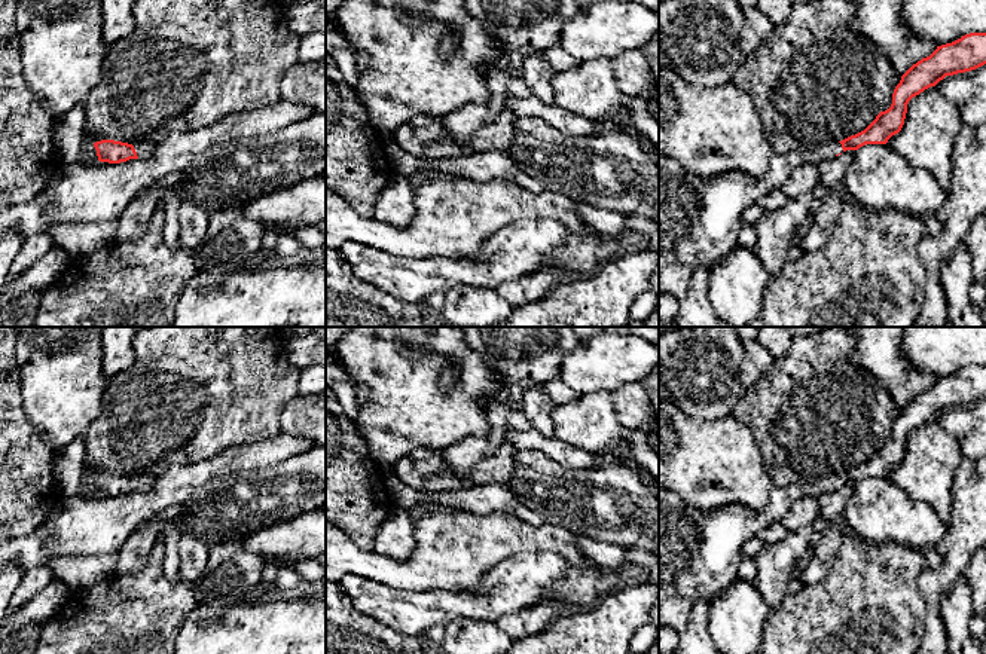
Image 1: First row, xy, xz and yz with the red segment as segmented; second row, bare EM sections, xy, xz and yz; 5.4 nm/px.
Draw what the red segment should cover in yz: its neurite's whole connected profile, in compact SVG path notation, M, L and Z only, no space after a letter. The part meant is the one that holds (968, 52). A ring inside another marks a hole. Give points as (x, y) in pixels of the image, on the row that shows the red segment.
M970 33L937 46L901 76L891 107L864 131L813 150L773 153L763 177L736 171L700 177L659 153L659 294L684 297L697 266L711 269L738 245L744 211L773 189L781 189L796 166L818 165L866 144L886 144L901 131L913 97L946 76L985 64L986 33Z

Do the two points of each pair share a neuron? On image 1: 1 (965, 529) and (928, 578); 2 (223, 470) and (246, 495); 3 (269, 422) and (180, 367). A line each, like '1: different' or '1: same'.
1: same
2: different
3: same

